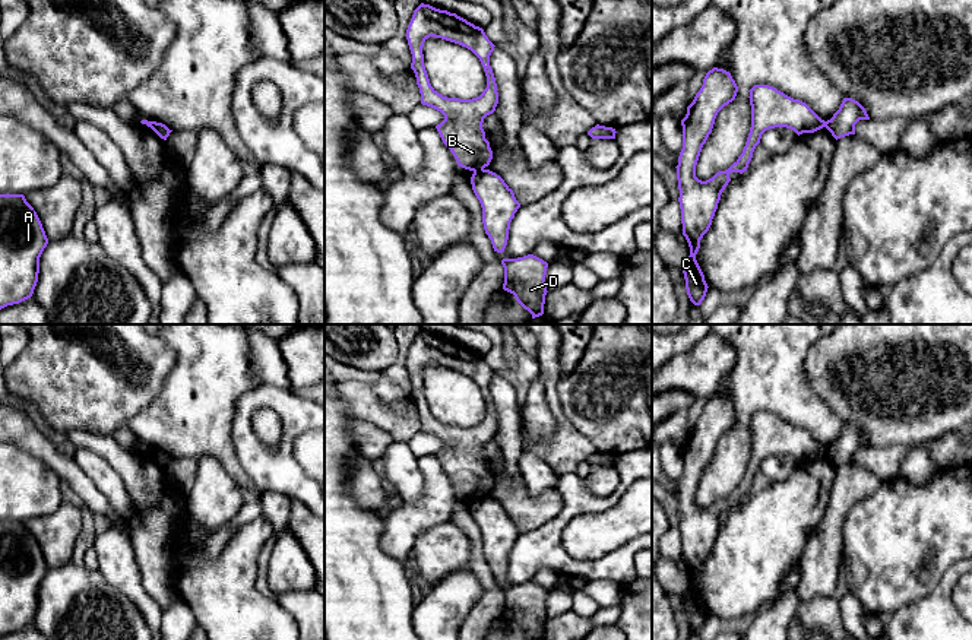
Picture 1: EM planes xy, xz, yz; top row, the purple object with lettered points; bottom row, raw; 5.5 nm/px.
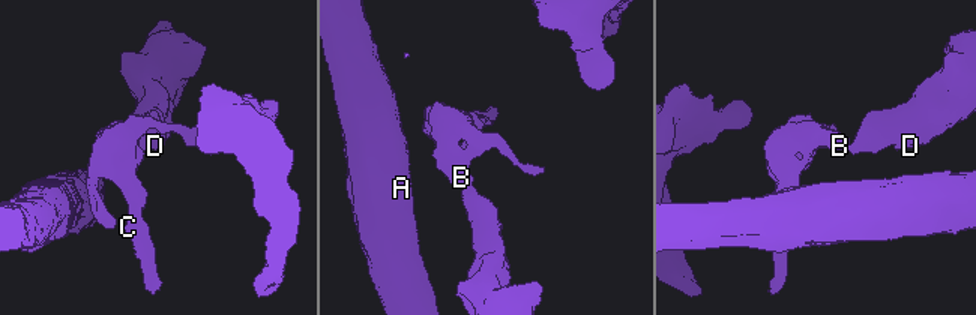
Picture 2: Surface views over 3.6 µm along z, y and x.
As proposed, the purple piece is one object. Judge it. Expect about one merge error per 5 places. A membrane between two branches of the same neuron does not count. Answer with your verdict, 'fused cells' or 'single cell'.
fused cells

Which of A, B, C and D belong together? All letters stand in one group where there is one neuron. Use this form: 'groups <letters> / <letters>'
groups A D / B C

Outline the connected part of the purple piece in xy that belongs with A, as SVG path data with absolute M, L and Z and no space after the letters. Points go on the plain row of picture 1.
M0 522L0 637L32 624L47 571L42 551L25 523Z

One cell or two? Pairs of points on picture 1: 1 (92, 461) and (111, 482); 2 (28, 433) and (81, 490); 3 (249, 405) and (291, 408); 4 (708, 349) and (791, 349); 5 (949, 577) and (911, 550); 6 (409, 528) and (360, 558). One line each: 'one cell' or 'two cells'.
1: one cell
2: one cell
3: one cell
4: two cells
5: two cells
6: two cells

